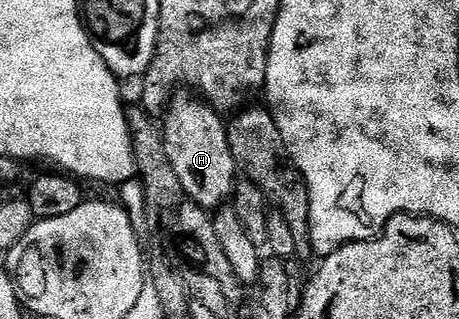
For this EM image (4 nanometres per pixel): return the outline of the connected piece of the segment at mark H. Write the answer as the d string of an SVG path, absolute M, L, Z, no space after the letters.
M178 92L166 107L165 118L162 126L164 152L168 152L168 160L180 179L183 195L205 210L217 210L233 195L234 184L240 174L238 165L234 163L232 148L228 148L227 123L223 115L197 93Z

